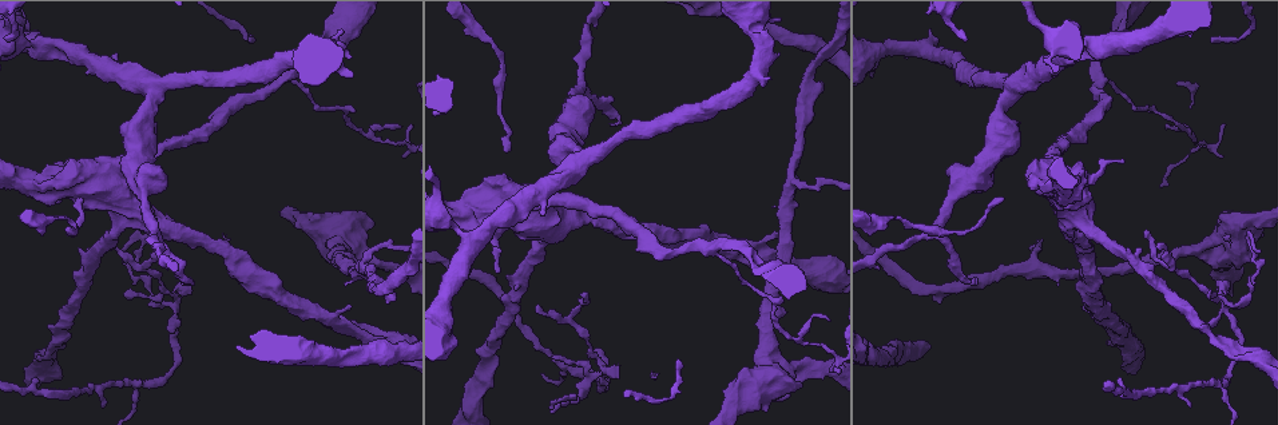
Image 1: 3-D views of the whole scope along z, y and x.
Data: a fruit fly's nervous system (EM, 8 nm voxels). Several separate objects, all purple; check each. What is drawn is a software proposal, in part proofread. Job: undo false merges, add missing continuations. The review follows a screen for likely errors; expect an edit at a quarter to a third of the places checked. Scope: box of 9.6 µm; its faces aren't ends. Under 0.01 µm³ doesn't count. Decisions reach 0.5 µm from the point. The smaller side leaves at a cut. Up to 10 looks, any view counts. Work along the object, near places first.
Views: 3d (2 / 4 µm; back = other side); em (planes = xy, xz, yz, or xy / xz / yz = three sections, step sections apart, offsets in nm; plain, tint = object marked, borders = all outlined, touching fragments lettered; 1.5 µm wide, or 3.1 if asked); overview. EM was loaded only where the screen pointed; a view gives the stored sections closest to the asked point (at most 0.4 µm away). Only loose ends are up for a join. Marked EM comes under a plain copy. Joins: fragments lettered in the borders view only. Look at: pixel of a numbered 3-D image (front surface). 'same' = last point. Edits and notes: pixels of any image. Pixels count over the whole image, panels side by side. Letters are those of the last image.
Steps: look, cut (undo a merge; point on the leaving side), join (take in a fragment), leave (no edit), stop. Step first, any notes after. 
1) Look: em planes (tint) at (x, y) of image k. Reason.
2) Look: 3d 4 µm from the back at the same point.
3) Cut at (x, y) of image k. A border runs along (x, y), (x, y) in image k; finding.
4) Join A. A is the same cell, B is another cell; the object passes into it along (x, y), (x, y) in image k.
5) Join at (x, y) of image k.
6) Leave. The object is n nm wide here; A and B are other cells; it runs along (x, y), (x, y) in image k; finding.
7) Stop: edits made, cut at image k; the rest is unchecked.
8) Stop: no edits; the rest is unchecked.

Look: 3d 2 µm at (329, 36) of image 1. Sudden change in width.

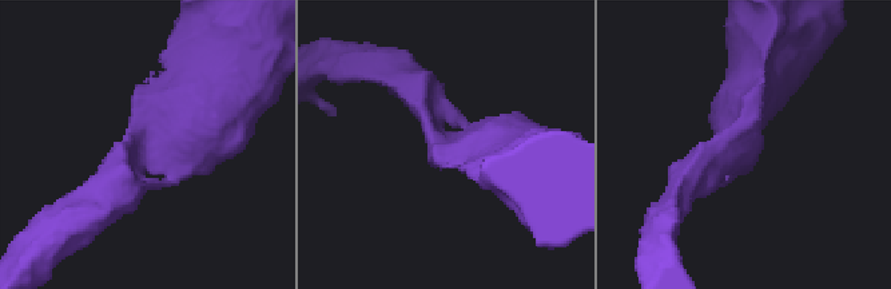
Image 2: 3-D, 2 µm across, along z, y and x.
Look: em planes (borders) at (137, 143) of image 2. The arms are 260, 420 nm wide; shape alone is not enough.

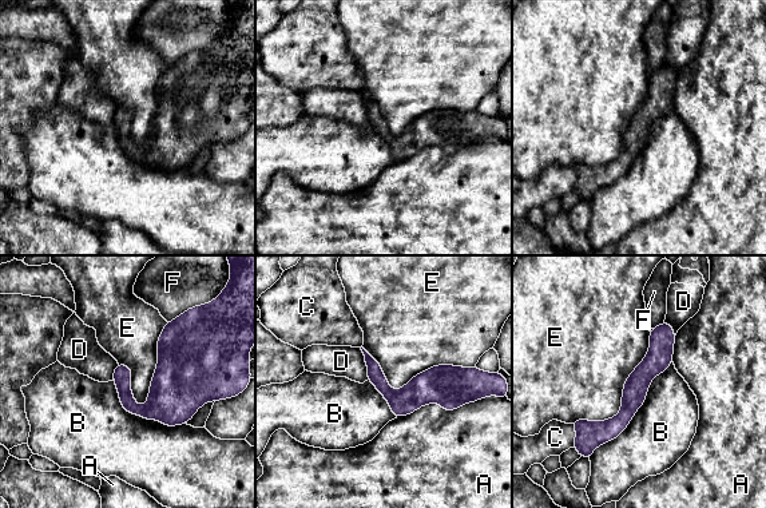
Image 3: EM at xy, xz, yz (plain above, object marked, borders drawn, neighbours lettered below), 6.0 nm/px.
Leave. The longest contact is with B, 750 nm; A, B, C, D, E and F are other cells; a border runs along (167, 322), (142, 408) in image 3; all the same neuron.

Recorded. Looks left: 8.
Look: em yz step 4 (tint) at (677, 391) of image 1. Sharp bend.

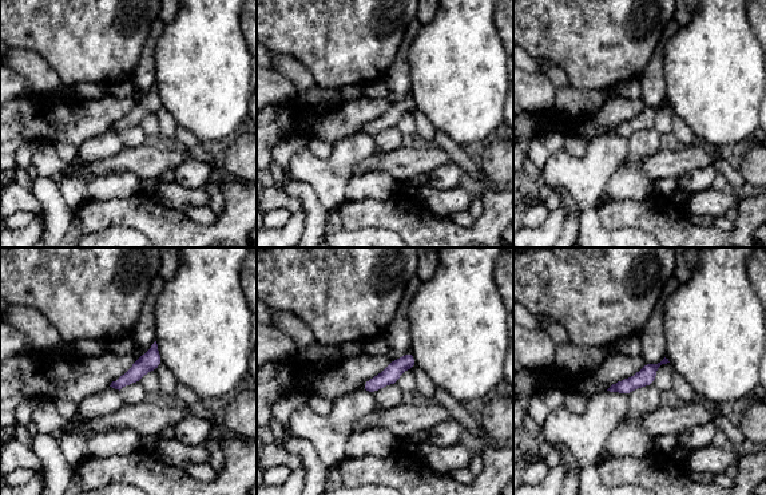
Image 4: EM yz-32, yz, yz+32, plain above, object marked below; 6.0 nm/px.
Look: em planes (borders) at the same point. Another direction.

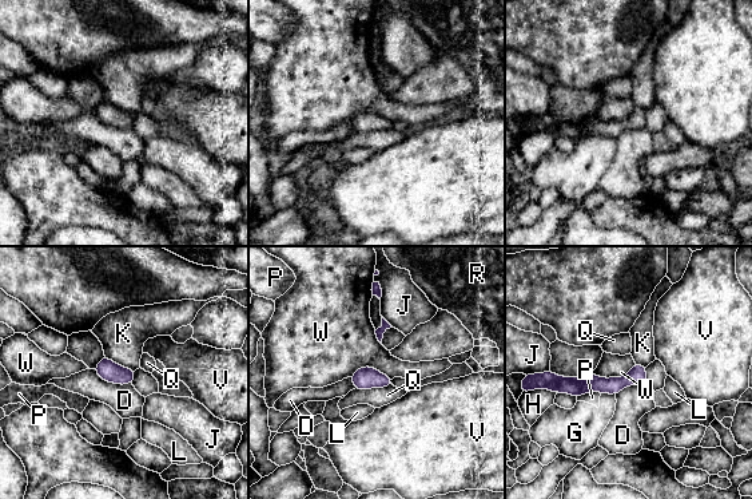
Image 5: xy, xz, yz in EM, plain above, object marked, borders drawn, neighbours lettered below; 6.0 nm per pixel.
Leave. D, G, H, J, K, L, P, Q, R, V and W are other cells; it runs along (643, 369), (617, 384), (553, 381) in image 5; continuous, no second neuron.

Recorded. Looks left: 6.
Look: 3d 4 µm at (537, 304) of image 1. An open end.

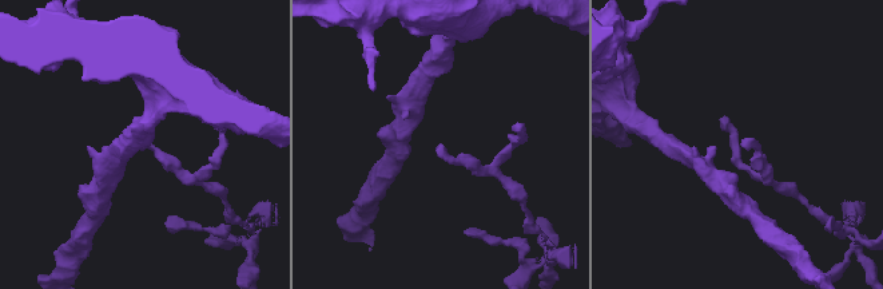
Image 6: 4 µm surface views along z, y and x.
Look: em yz step 4 (tint) at (744, 138) of image 6.

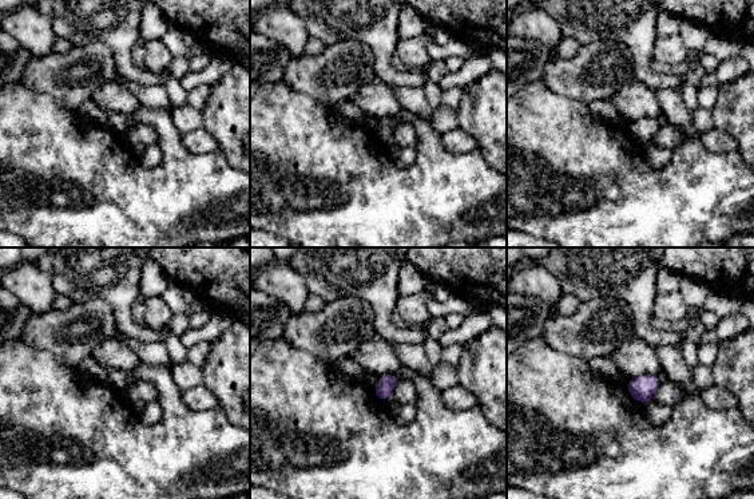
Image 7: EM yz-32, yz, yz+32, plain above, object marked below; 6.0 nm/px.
Look: em yz step 4 (borders) at the same point.

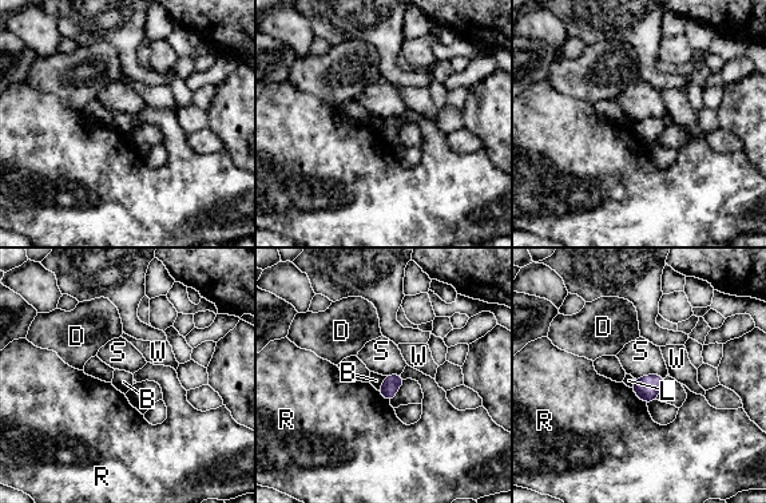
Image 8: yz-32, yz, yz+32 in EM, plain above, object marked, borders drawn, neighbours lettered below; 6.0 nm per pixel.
Leave. The longest contact is with S, 180 nm; B, D, L, R, S and W are other cells; no lettered fragment goes on from it.

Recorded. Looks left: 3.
Look: 3d 4 µm at (135, 384) of image 1. Two arms in line, one across.

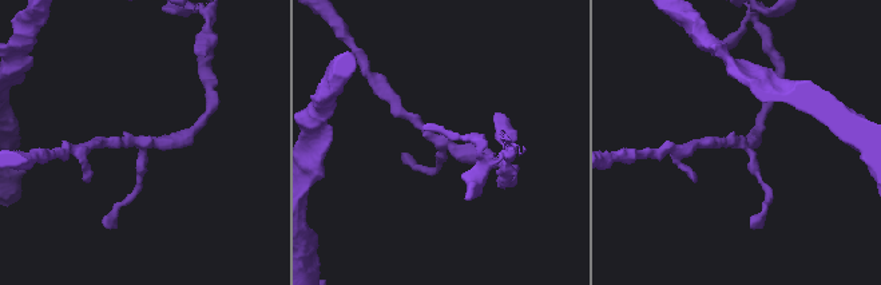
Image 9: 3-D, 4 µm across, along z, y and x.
Look: em xy step 4 (borders) at (443, 142) of image 9.

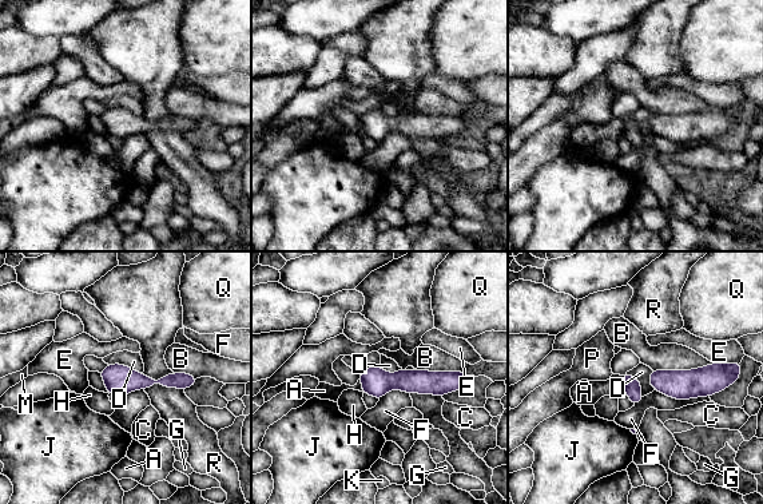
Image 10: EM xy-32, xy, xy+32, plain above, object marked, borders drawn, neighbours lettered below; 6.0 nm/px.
Leave. The longest contact is with B, 380 nm; A, B, C, D, E, F, G, H, J, K, M, P, Q and R are other cells; it runs along (364, 376), (376, 381), (460, 379) in image 10; one neuron here.

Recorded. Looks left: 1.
Stop: no edits; the rest is unchecked.

